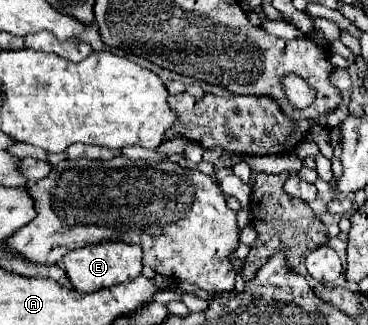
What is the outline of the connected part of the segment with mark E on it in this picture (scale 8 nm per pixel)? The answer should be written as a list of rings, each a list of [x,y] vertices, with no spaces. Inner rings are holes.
[[[101,242],[67,252],[67,256],[63,256],[61,260],[61,266],[77,292],[97,292],[101,288],[111,288],[115,284],[123,284],[137,278],[141,274],[141,254],[141,248],[133,244]]]

